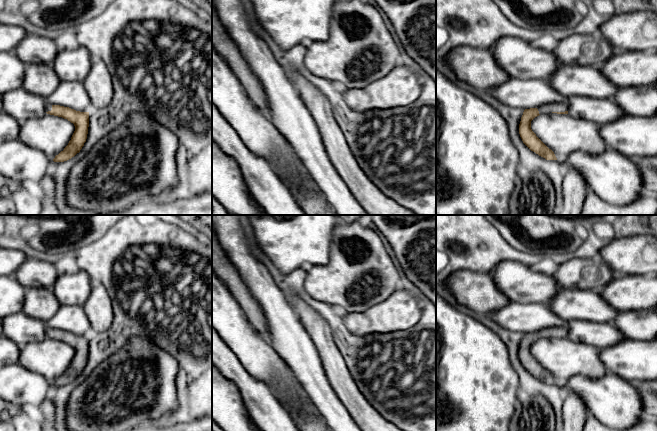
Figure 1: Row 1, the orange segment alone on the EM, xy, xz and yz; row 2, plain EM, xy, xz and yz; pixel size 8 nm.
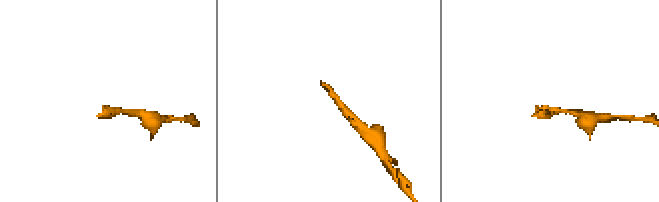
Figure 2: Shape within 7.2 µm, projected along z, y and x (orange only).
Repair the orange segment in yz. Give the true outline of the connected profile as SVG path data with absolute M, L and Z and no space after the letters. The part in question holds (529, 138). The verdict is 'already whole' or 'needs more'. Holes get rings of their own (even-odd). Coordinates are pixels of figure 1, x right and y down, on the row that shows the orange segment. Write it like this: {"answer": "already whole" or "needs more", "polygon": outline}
{"answer": "needs more", "polygon": "M554 102L537 108L525 109L519 124L519 134L523 143L531 151L546 160L557 160L554 152L549 149L531 129L531 121L535 117L548 113L568 114L568 104L564 102Z"}

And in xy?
{"answer": "needs more", "polygon": "M46 103L47 114L67 119L75 126L75 131L68 145L53 159L54 162L64 162L80 152L87 139L89 127L89 112L80 112L69 107Z"}

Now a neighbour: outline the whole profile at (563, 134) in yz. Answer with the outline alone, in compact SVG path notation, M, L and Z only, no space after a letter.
M548 113L535 117L531 129L551 149L557 160L575 151L601 154L609 147L600 136L600 125L569 114Z

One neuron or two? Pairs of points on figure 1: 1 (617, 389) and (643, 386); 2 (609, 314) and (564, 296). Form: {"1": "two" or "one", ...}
{"1": "two", "2": "one"}

